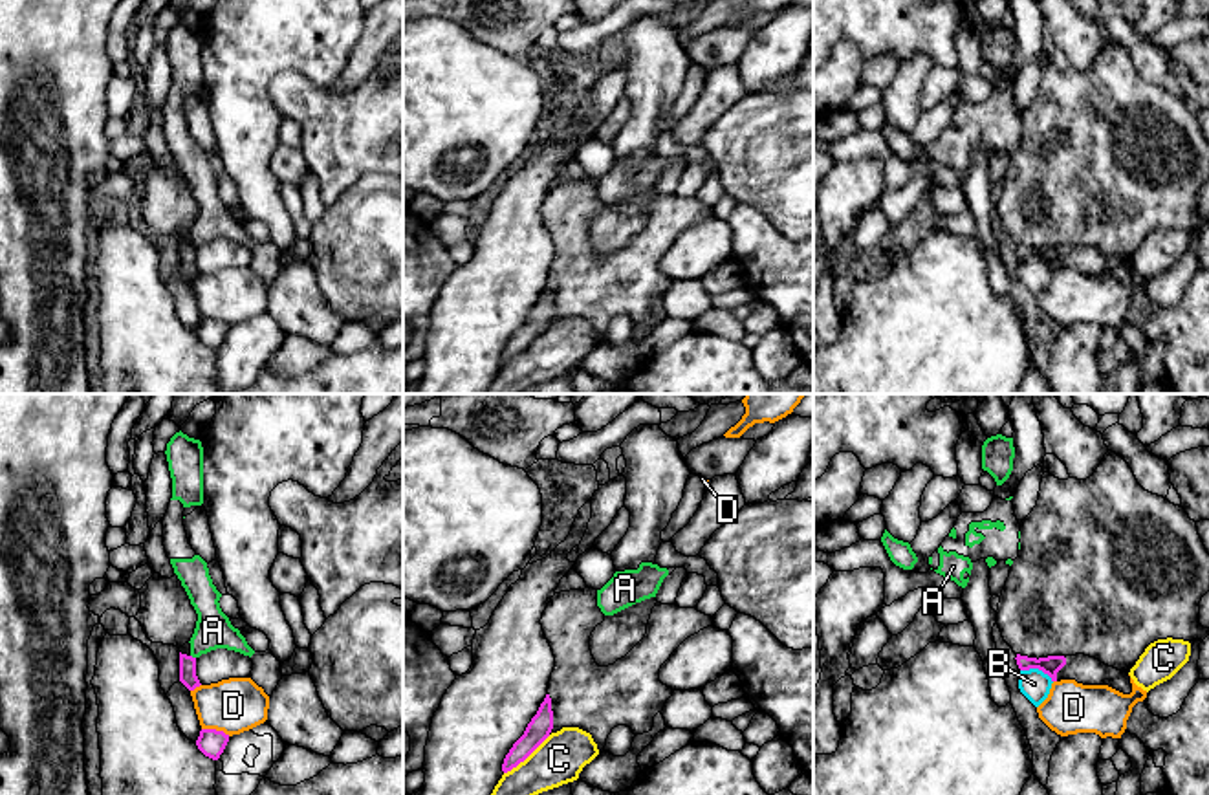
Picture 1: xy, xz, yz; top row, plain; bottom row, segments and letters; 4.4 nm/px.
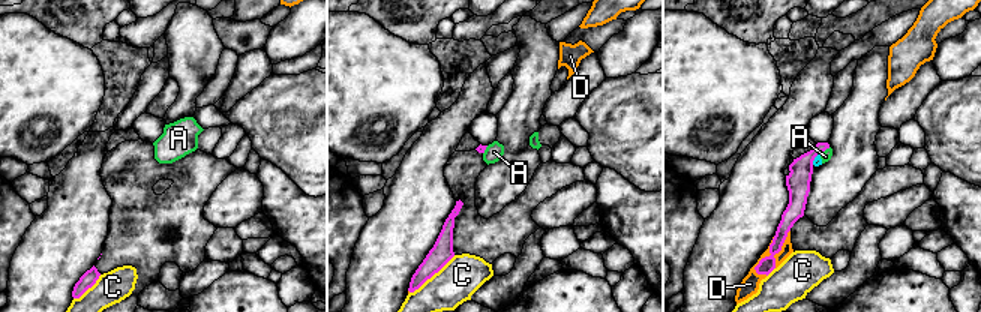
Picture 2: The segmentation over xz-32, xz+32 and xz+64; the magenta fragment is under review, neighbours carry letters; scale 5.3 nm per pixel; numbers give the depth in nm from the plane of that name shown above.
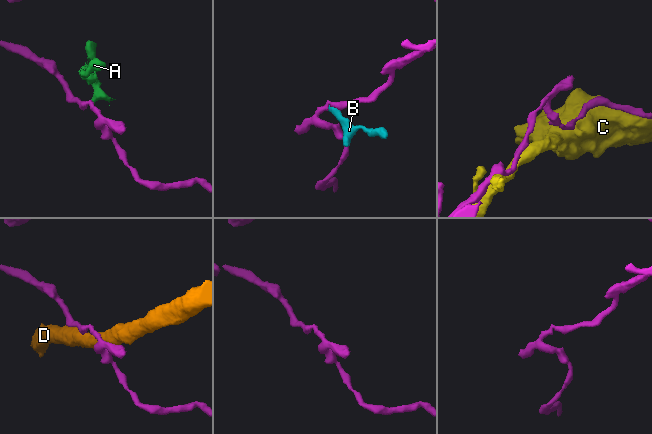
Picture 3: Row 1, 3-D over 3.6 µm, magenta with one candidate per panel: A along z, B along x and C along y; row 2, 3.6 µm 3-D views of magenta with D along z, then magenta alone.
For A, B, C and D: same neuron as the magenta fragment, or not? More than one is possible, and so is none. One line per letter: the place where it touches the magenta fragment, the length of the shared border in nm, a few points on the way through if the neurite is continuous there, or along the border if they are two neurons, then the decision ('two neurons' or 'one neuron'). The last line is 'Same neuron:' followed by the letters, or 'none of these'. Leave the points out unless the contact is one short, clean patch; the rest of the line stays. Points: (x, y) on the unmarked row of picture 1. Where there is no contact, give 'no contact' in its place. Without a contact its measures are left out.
A: meets magenta in xy at (191, 246); contact 30 nm long; border along xy (191, 244), (195, 248); two neurons
B: meets magenta in yz at (1037, 257); contact 160 nm long; border along yz (1021, 259), (1041, 259), (1052, 272); two neurons
C: meets magenta in xz at (526, 347); contact 260 nm long; two neurons
D: meets magenta in xy at (217, 321); contact 130 nm long; two neurons
Same neuron: none of these

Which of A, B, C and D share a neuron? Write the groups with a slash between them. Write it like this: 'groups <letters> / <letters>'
groups A B / C / D

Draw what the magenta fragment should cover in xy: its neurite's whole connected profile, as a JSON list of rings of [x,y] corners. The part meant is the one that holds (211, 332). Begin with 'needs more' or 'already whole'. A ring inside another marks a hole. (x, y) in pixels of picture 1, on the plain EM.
already whole; [[[202,319],[196,330],[198,339],[212,348],[218,350],[229,332],[229,324],[216,319]]]

